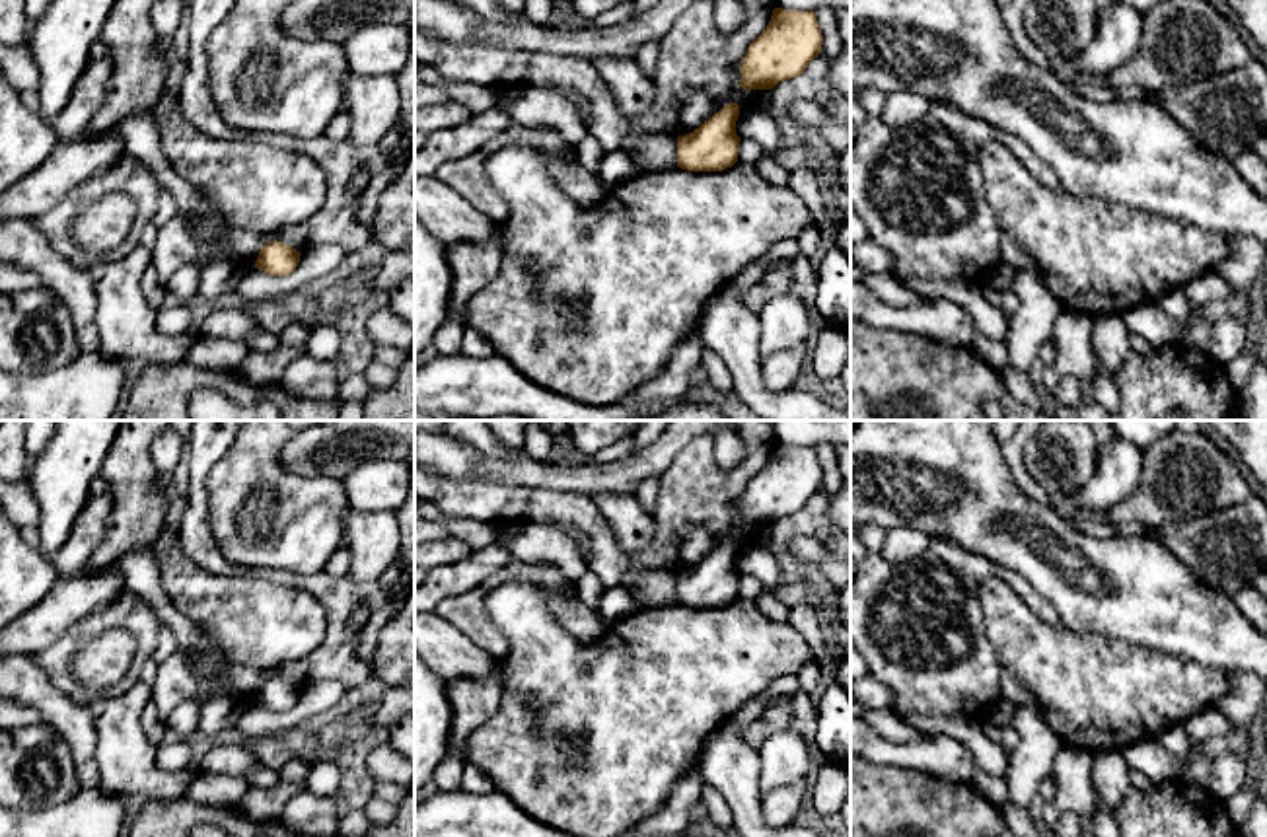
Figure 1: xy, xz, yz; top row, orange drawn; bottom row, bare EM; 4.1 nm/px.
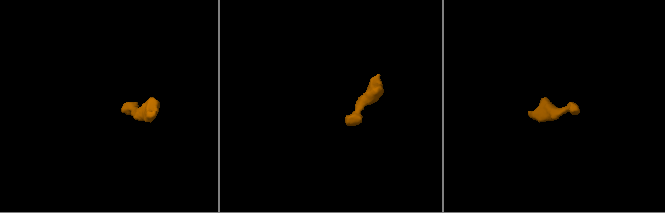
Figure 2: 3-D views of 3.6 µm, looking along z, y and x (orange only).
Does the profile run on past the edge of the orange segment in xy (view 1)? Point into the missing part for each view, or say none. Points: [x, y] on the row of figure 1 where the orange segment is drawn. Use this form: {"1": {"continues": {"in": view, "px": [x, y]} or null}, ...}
{"1": {"continues": null}}

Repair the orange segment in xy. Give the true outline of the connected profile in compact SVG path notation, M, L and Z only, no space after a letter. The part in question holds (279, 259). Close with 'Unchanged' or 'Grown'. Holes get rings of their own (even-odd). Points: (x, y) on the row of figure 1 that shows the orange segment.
M274 239L261 247L253 267L272 276L286 276L298 267L300 255L294 247Z. Unchanged

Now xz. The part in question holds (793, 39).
M775 8L767 29L749 45L740 66L743 90L773 90L804 74L821 53L823 35L815 14Z. Unchanged

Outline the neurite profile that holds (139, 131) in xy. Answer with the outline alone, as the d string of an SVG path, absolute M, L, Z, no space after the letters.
M156 105L125 117L119 125L119 132L125 142L125 154L148 167L163 195L173 199L177 214L197 214L197 189L173 169L162 150L156 127Z

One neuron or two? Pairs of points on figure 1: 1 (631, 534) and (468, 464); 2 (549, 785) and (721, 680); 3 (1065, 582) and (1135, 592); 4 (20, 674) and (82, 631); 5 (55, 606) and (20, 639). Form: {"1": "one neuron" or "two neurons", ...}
{"1": "two neurons", "2": "one neuron", "3": "one neuron", "4": "two neurons", "5": "one neuron"}

